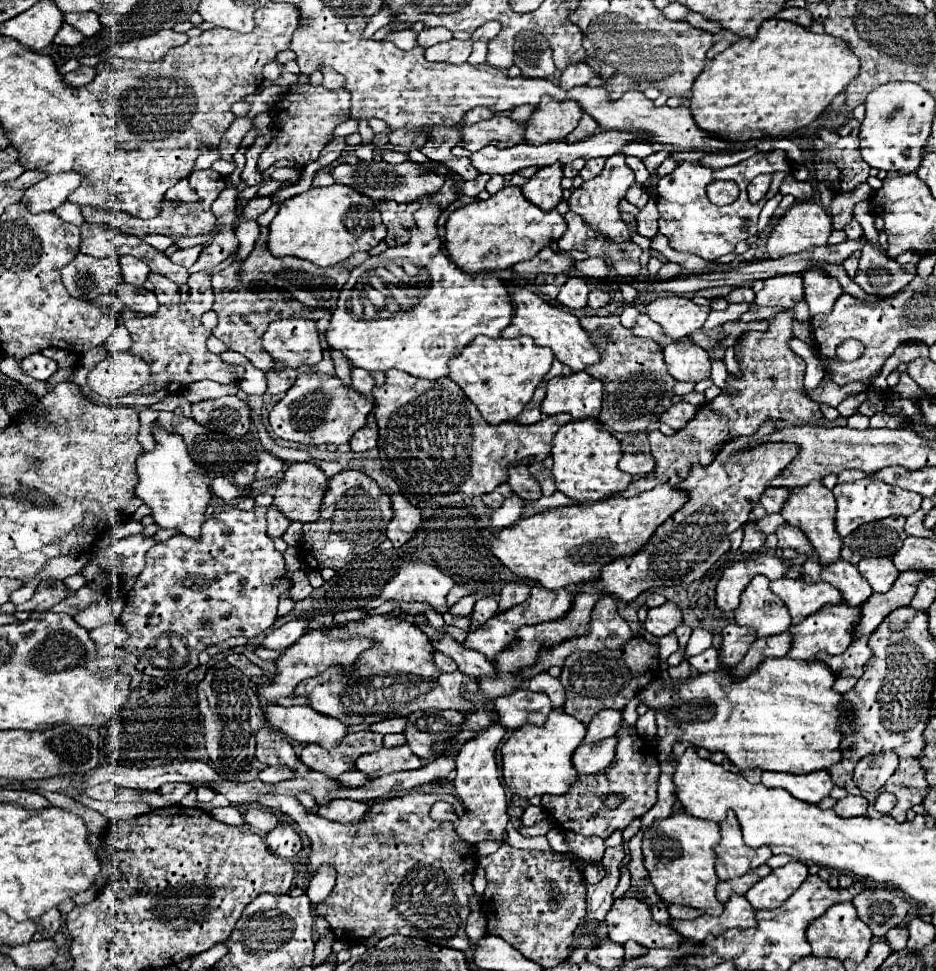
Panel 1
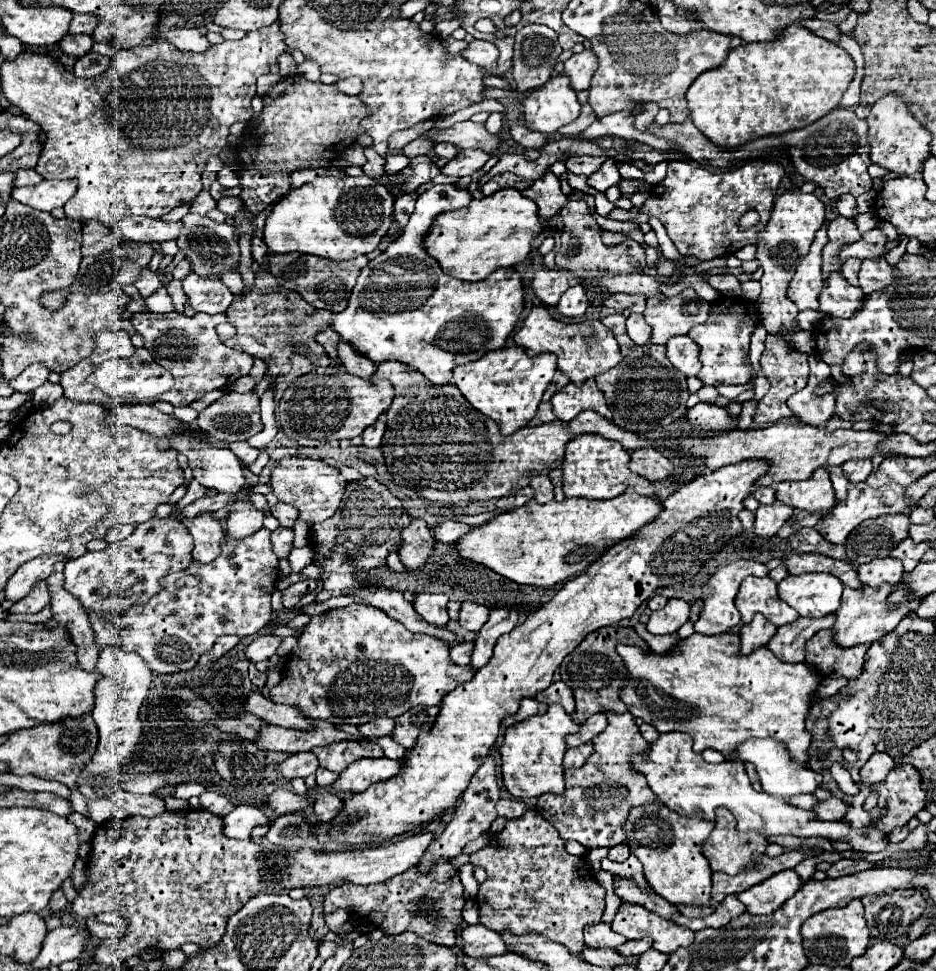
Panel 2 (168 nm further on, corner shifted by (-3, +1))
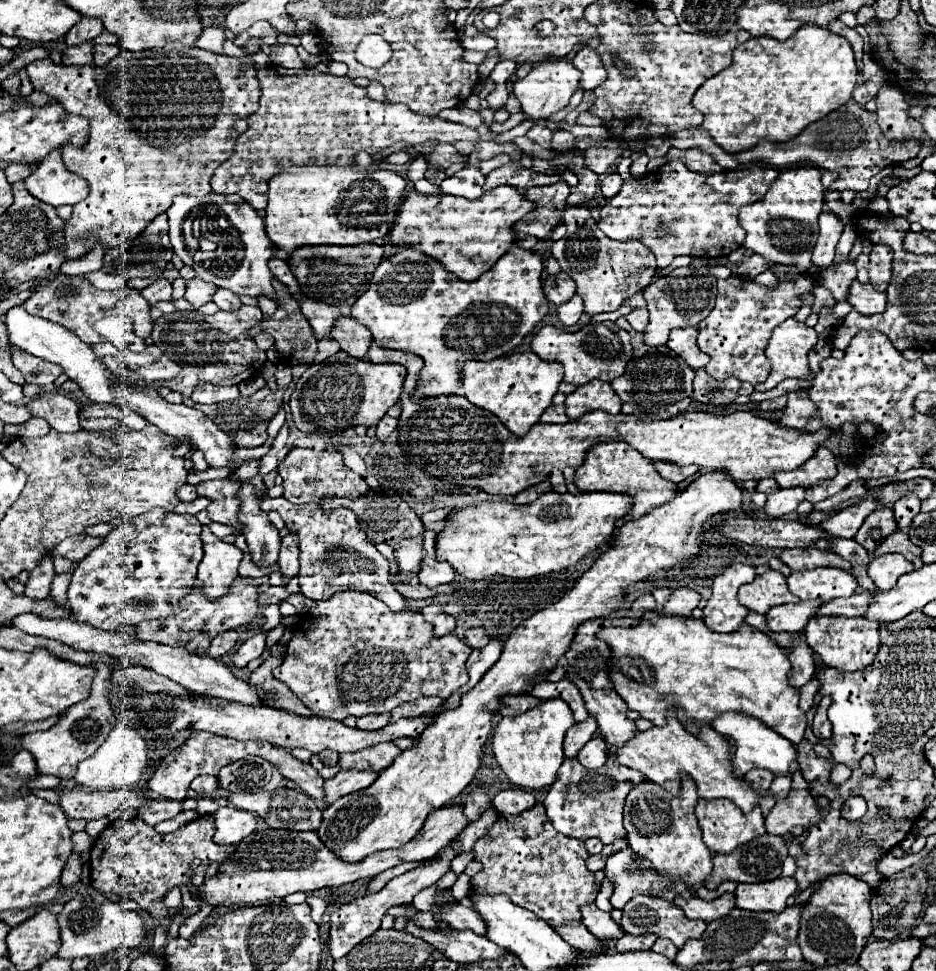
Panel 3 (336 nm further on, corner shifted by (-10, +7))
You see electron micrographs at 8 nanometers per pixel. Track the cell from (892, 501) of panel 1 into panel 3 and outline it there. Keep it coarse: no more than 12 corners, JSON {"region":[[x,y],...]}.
{"region":[[876,500],[844,508],[820,528],[838,538],[854,538],[876,508]]}

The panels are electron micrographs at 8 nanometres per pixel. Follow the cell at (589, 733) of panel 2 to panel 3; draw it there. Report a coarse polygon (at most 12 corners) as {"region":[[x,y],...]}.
{"region":[[592,716],[568,728],[564,756],[576,752],[598,732]]}

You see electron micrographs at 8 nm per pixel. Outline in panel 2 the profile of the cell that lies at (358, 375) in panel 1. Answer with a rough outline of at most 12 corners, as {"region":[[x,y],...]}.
{"region":[[339,342],[339,358],[349,374],[369,380],[377,370],[347,342]]}

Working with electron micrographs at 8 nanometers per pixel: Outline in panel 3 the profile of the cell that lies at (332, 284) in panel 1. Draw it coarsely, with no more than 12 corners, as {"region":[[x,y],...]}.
{"region":[[304,246],[288,264],[302,294],[352,306],[376,266],[378,246]]}

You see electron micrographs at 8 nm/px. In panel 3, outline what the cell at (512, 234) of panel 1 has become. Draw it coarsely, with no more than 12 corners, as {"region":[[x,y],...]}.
{"region":[[516,188],[412,190],[390,230],[474,282],[516,244]]}

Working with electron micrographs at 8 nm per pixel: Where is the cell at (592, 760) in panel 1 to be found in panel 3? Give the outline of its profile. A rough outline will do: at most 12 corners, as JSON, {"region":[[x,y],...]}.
{"region":[[600,736],[588,740],[578,762],[590,770],[604,766],[606,742]]}

